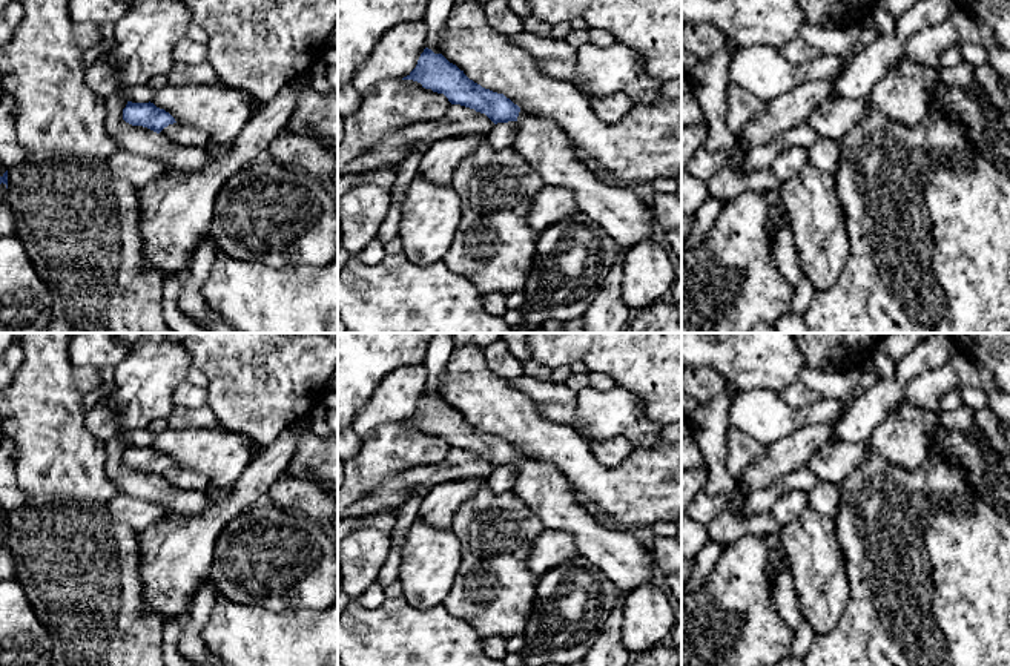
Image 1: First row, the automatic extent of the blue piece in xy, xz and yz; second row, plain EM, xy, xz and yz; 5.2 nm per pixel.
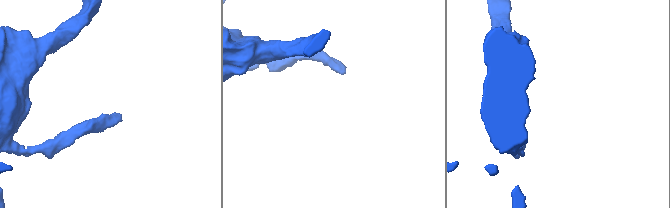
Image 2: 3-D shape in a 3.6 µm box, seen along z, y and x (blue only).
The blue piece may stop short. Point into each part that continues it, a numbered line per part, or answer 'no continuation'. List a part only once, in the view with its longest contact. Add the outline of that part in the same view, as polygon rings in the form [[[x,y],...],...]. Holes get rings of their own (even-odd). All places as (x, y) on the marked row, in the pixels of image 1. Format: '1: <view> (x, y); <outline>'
1: xz (616, 209); [[[517,117],[514,149],[542,176],[546,186],[573,192],[582,218],[596,223],[620,247],[649,241],[652,212],[631,186],[606,184],[579,160],[563,130],[550,120]]]

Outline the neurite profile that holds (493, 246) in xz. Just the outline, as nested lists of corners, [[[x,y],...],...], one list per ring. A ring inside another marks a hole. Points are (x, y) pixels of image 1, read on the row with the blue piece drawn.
[[[484,141],[457,164],[450,186],[460,199],[462,216],[442,258],[444,265],[470,279],[482,295],[500,292],[508,296],[522,290],[536,258],[539,233],[530,227],[528,213],[545,186],[542,176],[514,146],[496,149]]]

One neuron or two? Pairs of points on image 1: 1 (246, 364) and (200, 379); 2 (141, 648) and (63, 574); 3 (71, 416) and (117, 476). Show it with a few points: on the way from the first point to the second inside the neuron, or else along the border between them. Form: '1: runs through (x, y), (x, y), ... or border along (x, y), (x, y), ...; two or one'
1: border along (194, 367), (206, 376), (206, 387); two
2: runs through (122, 633), (83, 594); one
3: border along (105, 444), (105, 473), (120, 491); two

